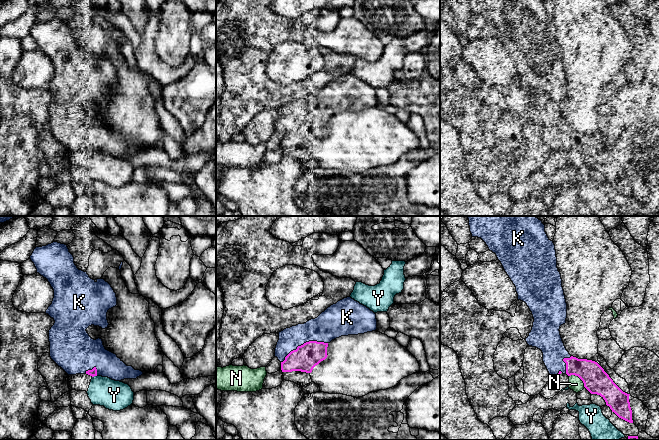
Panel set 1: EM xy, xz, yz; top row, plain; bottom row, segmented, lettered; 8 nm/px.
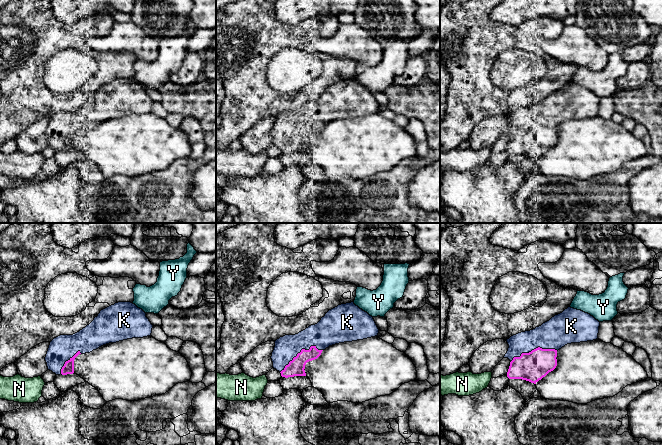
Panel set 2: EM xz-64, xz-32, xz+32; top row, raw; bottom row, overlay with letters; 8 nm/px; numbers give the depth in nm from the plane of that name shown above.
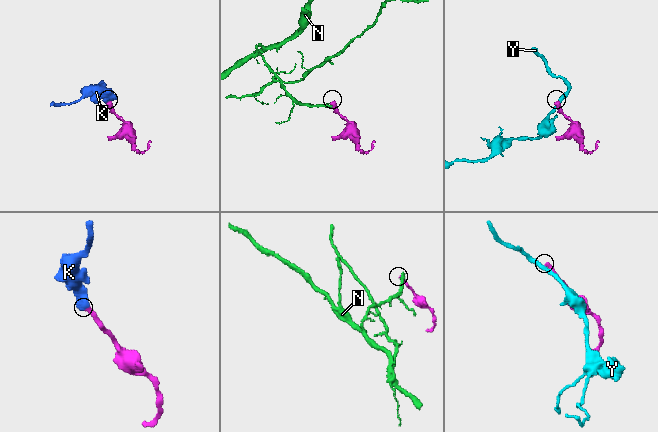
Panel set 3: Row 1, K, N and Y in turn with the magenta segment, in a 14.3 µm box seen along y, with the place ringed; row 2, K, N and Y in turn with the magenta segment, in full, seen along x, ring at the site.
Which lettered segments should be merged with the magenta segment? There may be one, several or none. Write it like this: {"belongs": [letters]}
{"belongs": ["K"]}

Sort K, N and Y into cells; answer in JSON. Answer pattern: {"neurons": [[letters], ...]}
{"neurons": [["K"], ["N"], ["Y"]]}

